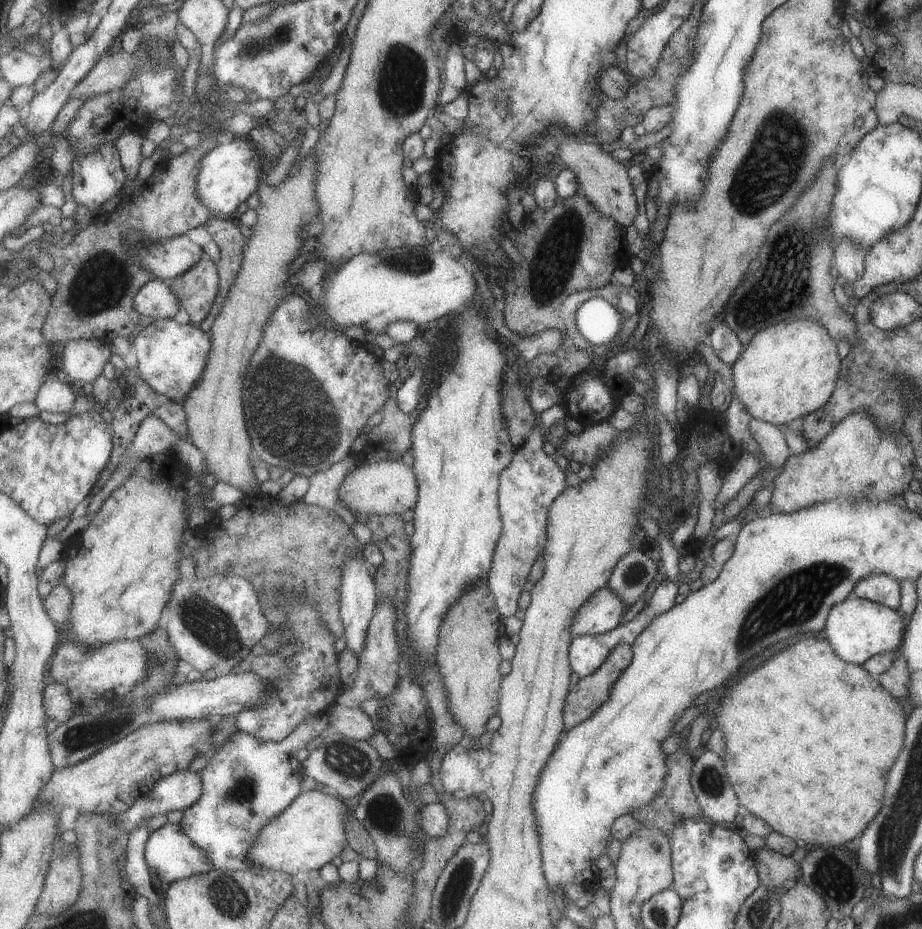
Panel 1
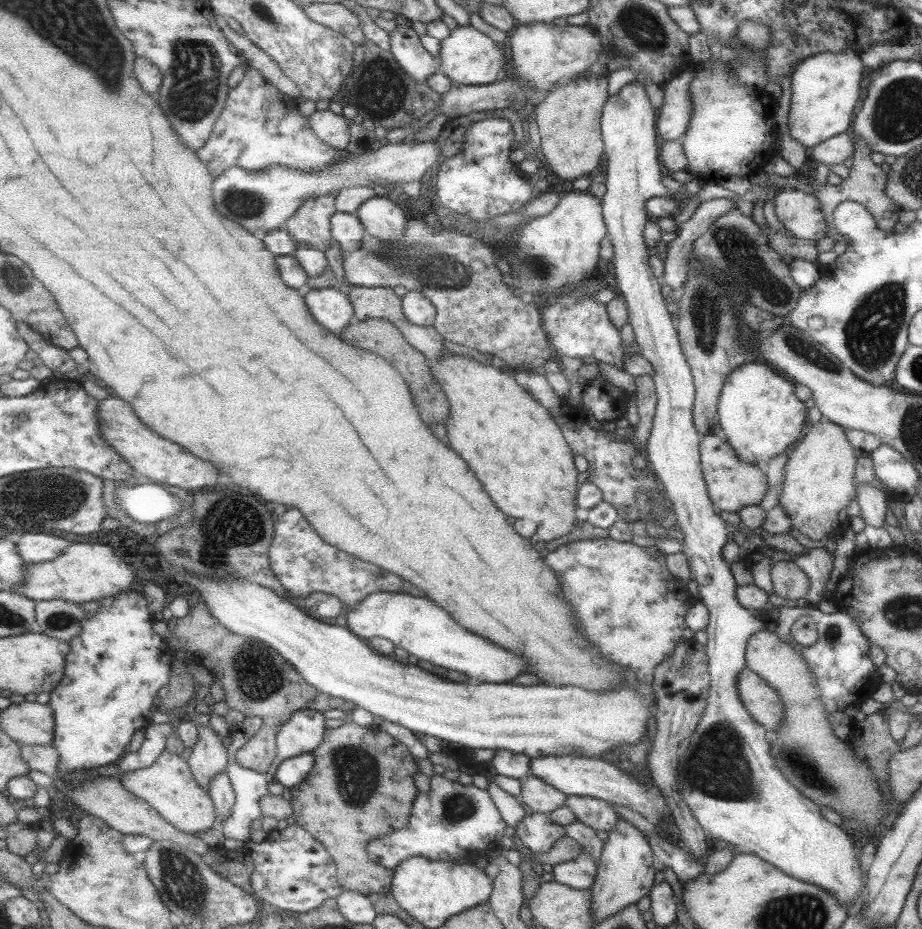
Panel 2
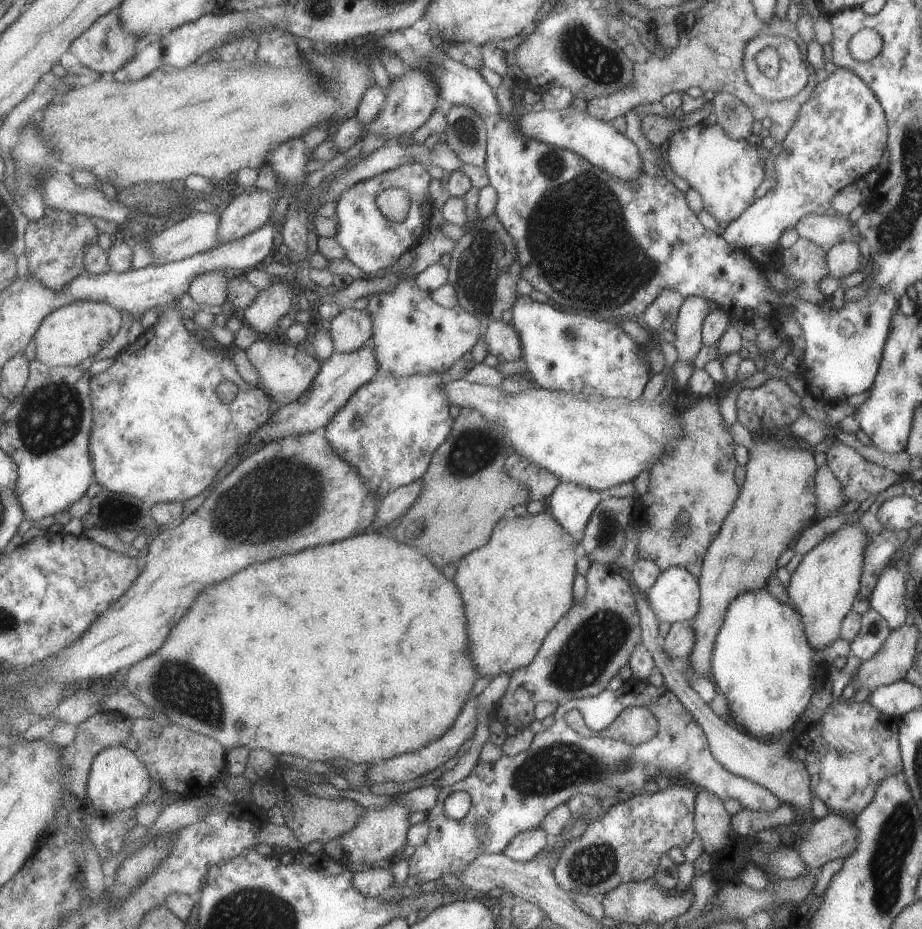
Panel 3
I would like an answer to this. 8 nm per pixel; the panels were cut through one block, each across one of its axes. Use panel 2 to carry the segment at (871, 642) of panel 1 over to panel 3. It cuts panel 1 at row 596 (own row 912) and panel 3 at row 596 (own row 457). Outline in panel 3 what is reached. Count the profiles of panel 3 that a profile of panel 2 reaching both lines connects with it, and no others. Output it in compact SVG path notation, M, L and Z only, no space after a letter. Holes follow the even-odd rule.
M671 566L660 571L655 582L645 592L645 598L657 622L665 624L690 622L697 614L700 592L698 580L689 574L685 568Z

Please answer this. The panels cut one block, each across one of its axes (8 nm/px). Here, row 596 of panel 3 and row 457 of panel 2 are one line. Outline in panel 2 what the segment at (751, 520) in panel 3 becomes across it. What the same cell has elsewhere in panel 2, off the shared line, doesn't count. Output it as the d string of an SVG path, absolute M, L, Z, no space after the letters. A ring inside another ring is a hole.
M710 432L698 444L700 465L709 500L717 510L736 513L745 506L758 505L768 489L763 467L750 462L741 462L732 448L721 438Z

